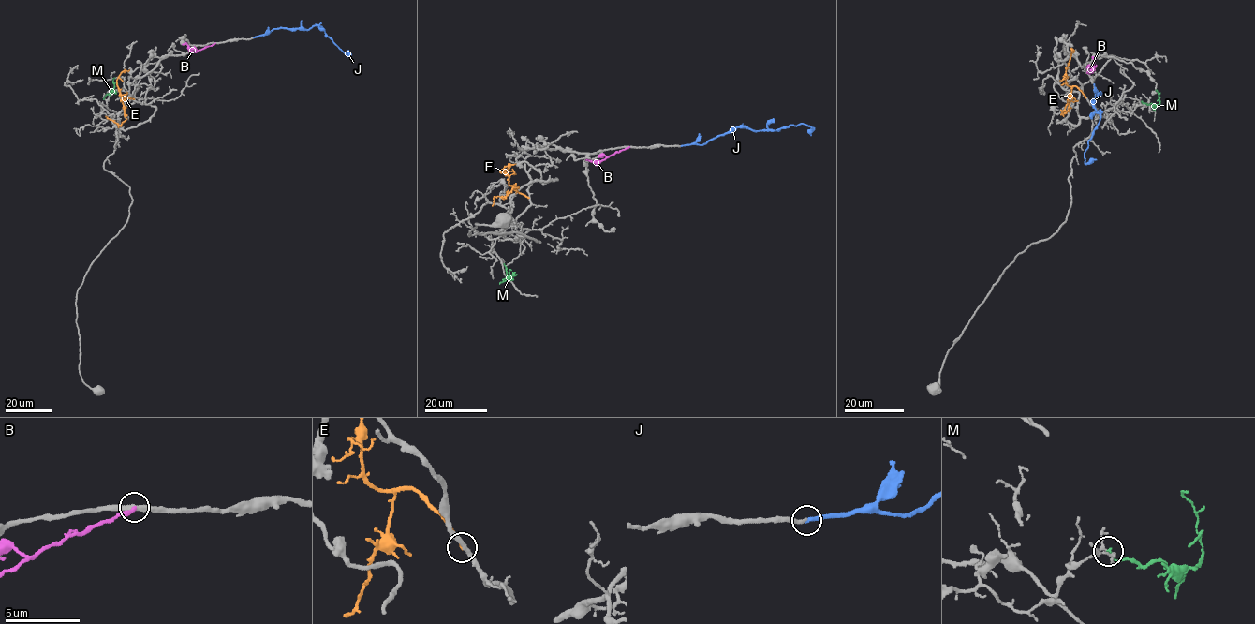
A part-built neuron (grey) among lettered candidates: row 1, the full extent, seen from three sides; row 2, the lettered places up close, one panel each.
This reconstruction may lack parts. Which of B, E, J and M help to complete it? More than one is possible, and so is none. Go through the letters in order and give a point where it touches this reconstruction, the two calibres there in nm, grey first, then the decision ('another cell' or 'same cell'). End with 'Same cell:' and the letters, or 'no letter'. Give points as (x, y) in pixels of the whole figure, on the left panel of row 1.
B: (215, 43) | 320/280 nm | another cell
E: (134, 98) | 300/280 nm | another cell
J: (254, 37) | 240/300 nm | same cell
M: (109, 95) | 110/190 nm | another cell
Same cell: J

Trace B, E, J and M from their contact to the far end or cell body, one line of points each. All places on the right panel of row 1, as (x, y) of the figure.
B: (1086, 71), (1091, 70), (1095, 60), (1092, 56)
E: (1085, 97), (1077, 87), (1072, 87), (1061, 112), (1067, 111), (1070, 100), (1078, 100)
J: (1096, 90), (1099, 95), (1100, 93), (1092, 101), (1101, 117), (1085, 154), (1085, 163), (1096, 159)
M: (1142, 101), (1158, 105), (1157, 90)

